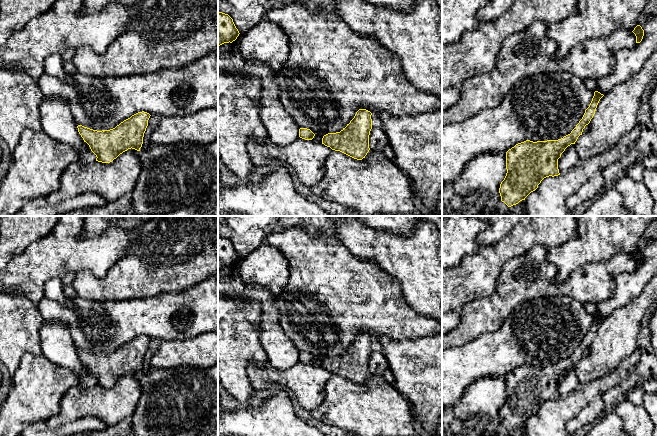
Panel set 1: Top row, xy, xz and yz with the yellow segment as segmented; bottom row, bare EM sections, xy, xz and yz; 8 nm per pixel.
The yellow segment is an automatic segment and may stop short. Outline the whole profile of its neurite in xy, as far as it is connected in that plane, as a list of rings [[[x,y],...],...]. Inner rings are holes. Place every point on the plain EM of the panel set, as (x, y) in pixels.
[[[138,336],[110,354],[97,355],[82,349],[77,352],[96,379],[96,385],[110,387],[128,373],[140,375],[150,340],[147,336]]]

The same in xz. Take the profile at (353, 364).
[[[359,333],[350,347],[340,356],[324,359],[322,368],[354,383],[362,384],[370,374],[371,339],[370,335]]]

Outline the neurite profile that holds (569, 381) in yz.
[[[575,368],[568,370],[558,383],[560,398],[565,398],[578,384]]]

